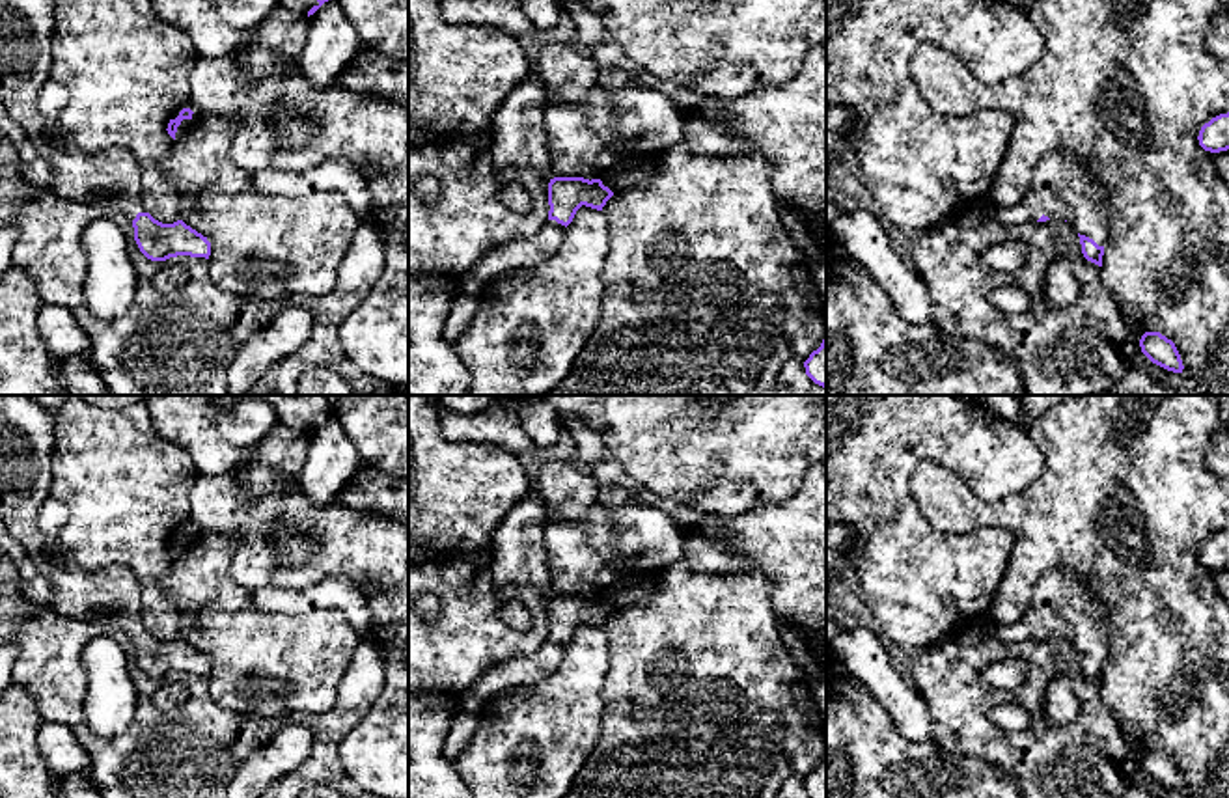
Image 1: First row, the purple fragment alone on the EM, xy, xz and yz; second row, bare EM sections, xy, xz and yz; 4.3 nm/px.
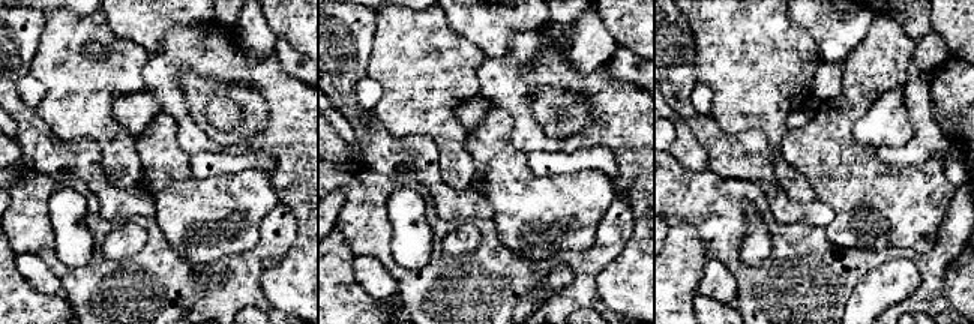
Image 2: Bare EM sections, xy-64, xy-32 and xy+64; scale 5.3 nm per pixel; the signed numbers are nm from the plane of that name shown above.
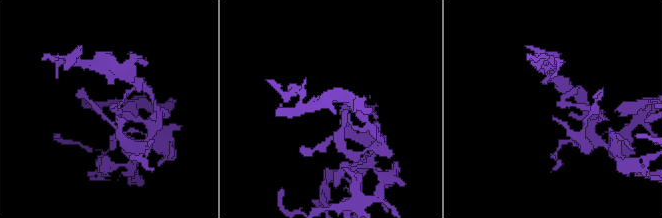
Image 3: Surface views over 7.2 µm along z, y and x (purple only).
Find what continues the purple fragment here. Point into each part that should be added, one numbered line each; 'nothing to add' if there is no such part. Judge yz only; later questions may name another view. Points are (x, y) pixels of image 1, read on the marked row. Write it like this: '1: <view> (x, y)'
1: yz (1063, 187)

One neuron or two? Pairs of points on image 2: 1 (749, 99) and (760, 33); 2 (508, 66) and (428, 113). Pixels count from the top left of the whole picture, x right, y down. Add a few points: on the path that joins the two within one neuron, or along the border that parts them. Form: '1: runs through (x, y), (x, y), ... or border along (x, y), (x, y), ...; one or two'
1: runs through (757, 83), (758, 50); one
2: border along (488, 57), (477, 71), (477, 93); two

